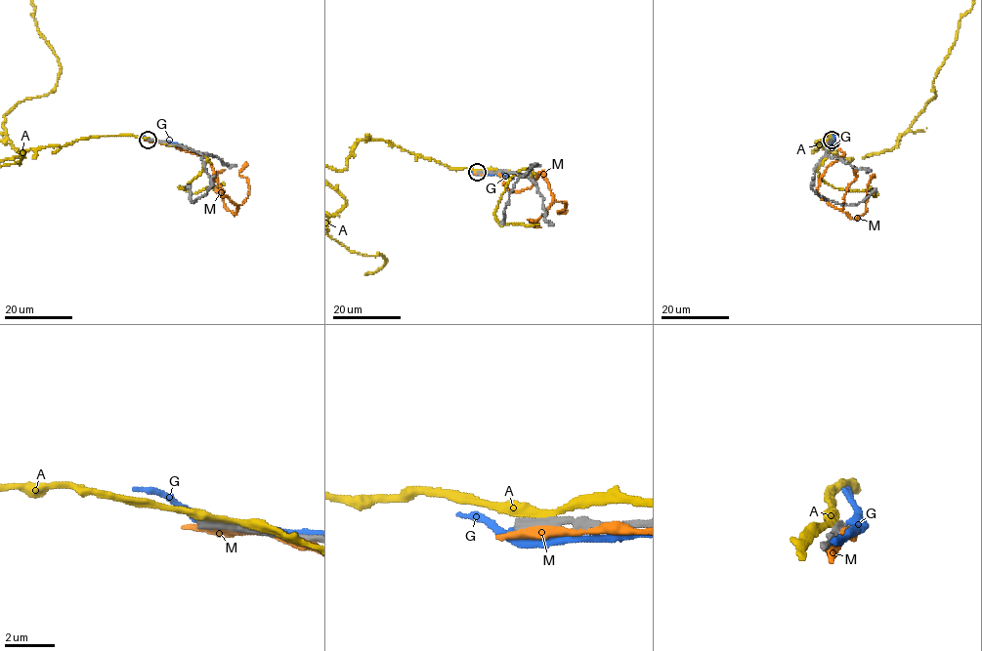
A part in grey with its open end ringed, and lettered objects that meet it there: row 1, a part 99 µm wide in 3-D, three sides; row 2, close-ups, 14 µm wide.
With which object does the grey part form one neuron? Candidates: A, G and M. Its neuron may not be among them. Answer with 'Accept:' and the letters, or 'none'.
Accept: none

